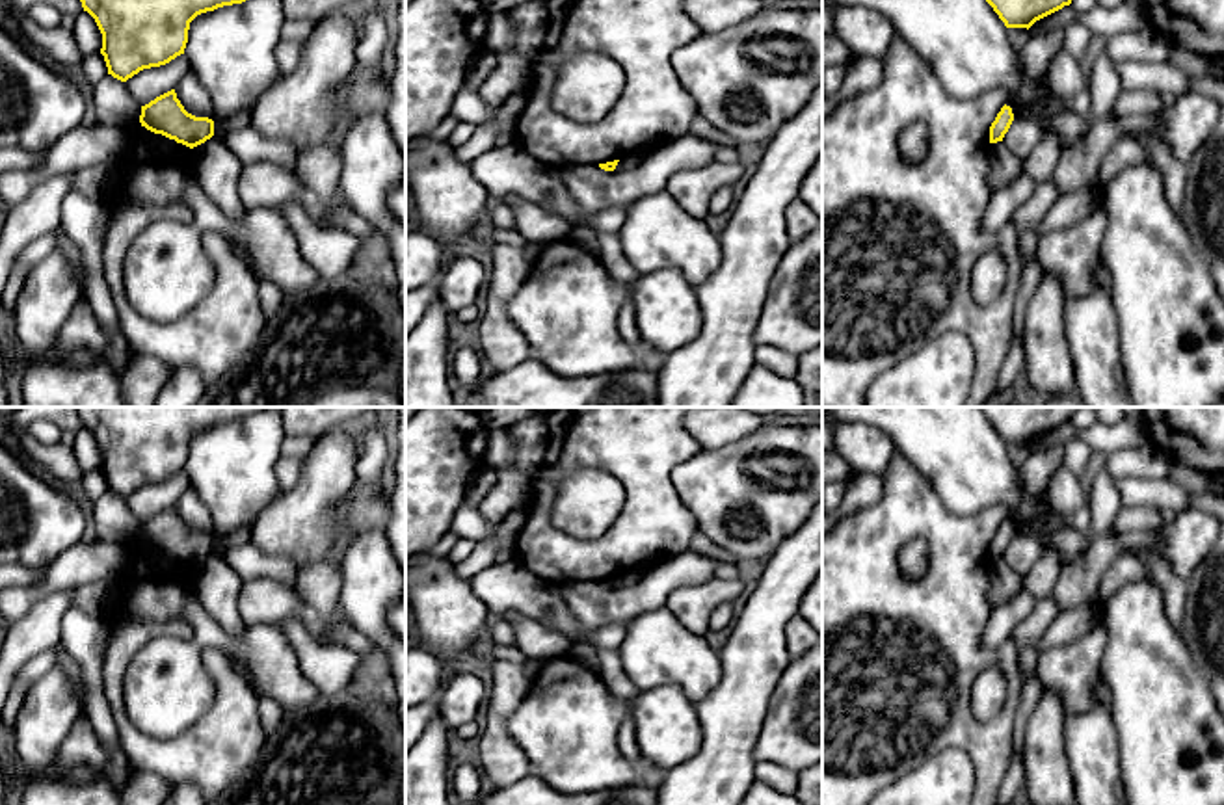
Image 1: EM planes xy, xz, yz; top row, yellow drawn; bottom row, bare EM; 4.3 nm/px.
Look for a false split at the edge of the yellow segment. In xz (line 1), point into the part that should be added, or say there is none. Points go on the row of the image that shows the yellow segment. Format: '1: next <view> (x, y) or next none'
1: next none

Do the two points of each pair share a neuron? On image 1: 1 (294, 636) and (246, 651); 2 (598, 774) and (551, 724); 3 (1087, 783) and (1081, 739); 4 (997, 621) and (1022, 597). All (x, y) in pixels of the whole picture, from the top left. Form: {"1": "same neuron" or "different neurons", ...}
{"1": "different neurons", "2": "same neuron", "3": "same neuron", "4": "same neuron"}

